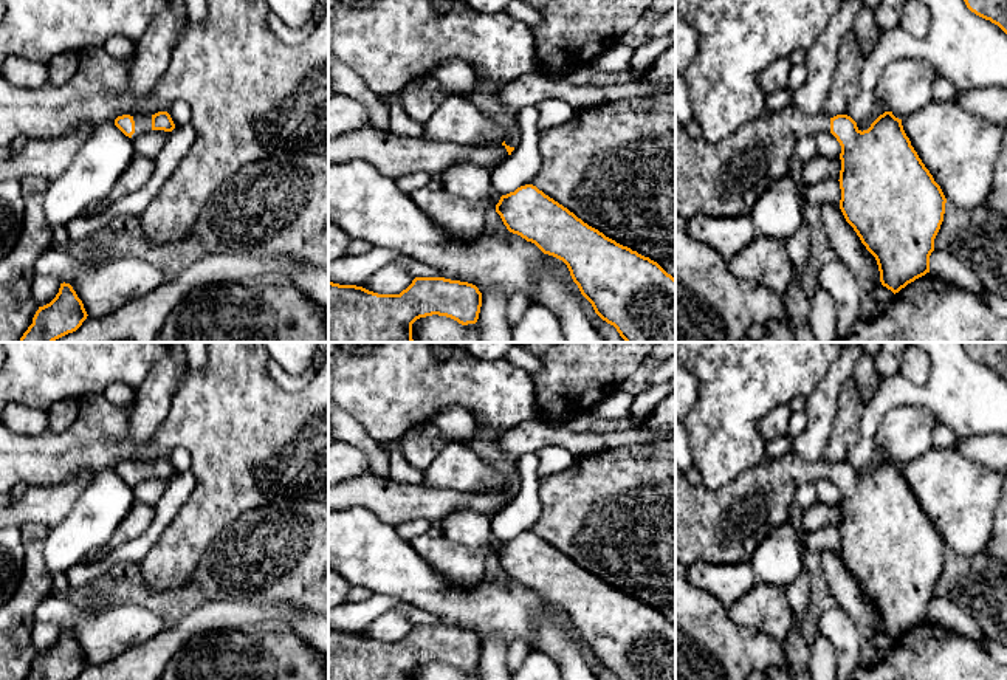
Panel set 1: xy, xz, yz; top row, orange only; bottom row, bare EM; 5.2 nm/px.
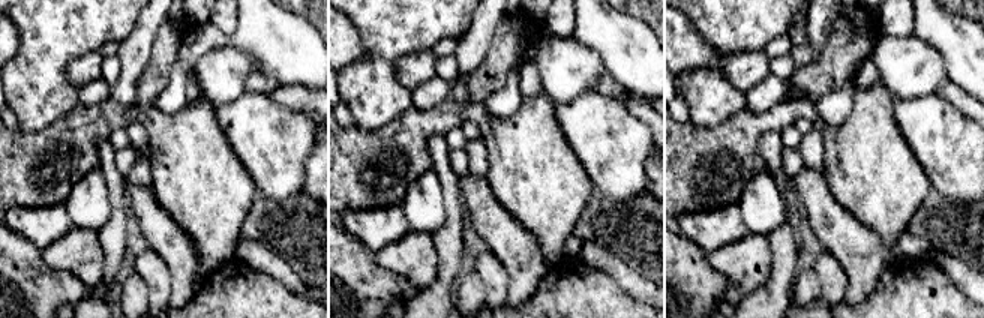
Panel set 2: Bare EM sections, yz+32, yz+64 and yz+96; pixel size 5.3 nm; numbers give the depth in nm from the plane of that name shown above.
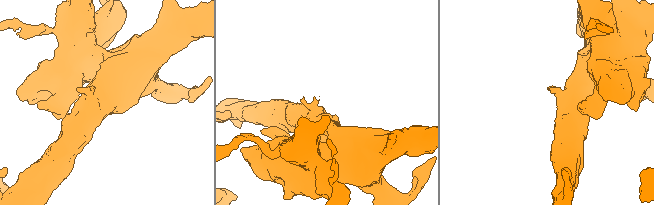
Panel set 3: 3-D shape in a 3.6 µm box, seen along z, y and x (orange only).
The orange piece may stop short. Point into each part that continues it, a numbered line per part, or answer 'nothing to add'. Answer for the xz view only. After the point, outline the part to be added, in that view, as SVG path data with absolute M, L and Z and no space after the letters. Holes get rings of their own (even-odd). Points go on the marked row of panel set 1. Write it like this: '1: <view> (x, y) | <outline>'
1: xz (484, 96) | M477 74L477 88L465 96L468 101L474 102L482 108L490 118L493 118L500 127L507 130L505 144L516 147L519 143L519 125L517 113L508 112L502 102L496 98L496 91L504 85L504 82L494 82Z

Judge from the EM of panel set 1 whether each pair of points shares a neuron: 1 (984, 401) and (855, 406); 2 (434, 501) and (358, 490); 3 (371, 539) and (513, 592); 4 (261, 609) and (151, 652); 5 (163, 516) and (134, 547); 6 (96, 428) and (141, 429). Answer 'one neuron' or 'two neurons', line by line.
1: two neurons
2: one neuron
3: one neuron
4: one neuron
5: one neuron
6: two neurons

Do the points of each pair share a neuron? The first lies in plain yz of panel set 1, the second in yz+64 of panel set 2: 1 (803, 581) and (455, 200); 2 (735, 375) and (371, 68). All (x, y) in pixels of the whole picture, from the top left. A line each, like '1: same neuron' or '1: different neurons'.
1: same neuron
2: same neuron

